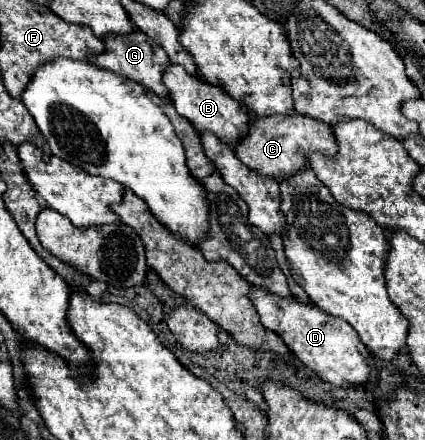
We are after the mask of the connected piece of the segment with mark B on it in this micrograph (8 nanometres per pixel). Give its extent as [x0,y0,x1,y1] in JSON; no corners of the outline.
[162,63,248,145]

